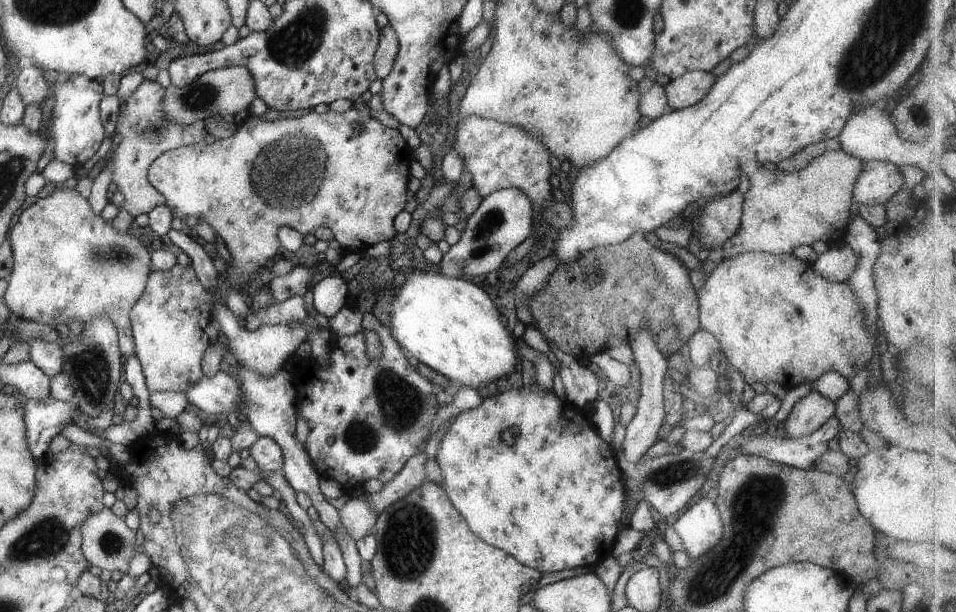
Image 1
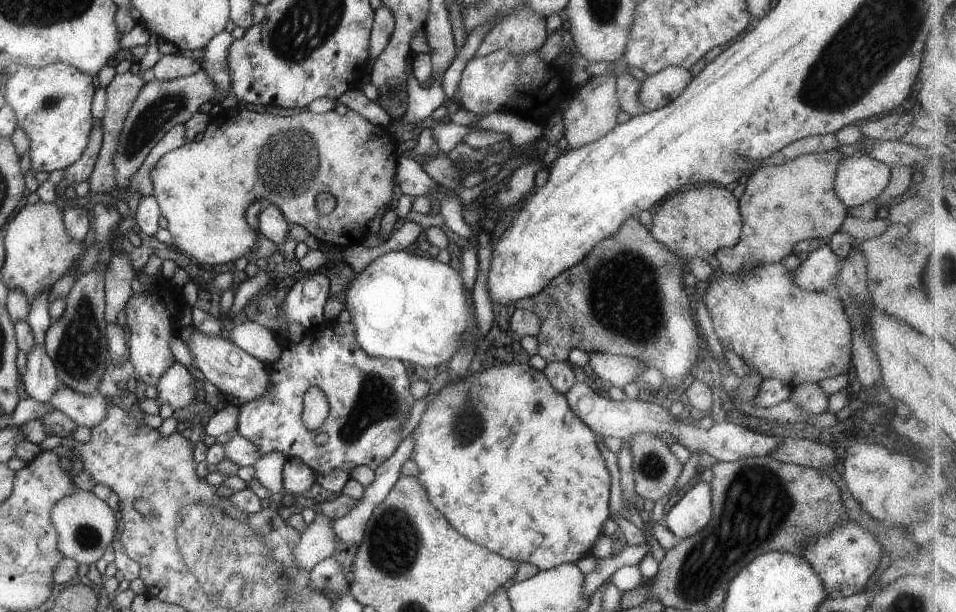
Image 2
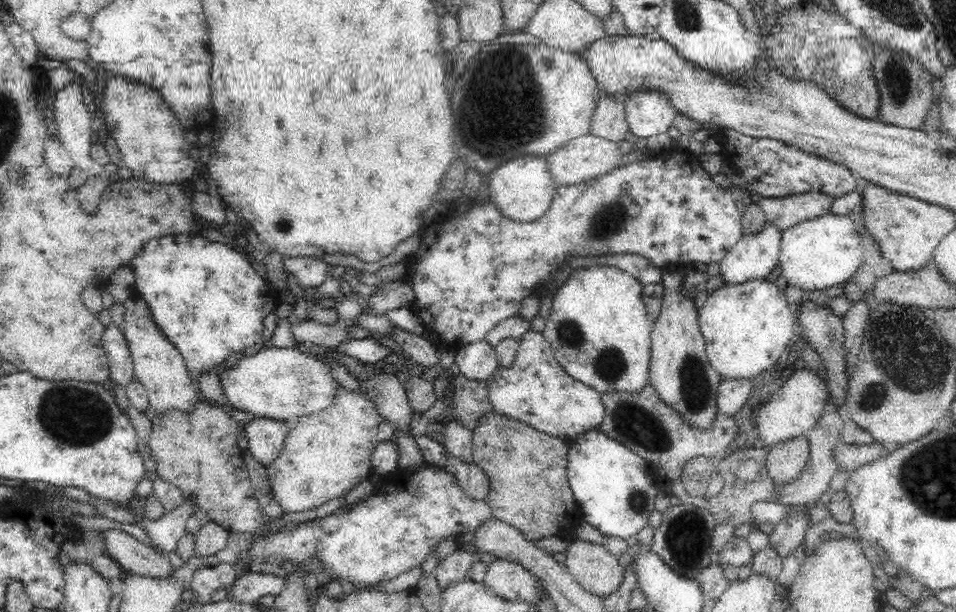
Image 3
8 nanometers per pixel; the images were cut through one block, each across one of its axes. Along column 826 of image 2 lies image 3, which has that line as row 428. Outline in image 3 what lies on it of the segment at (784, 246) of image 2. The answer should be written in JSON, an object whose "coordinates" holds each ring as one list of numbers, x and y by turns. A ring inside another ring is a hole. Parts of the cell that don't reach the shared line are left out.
{"coordinates":[[200,402,191,413,166,411,163,415,156,415,151,408,146,413,151,422,147,444,156,460,157,473,162,480,178,486,185,499,194,498,198,509,204,510,210,521,219,524,229,533,254,532,262,526,267,518,254,496,255,491,251,488,249,472,243,460,244,453,236,442,236,439,242,436,242,431,228,410]]}

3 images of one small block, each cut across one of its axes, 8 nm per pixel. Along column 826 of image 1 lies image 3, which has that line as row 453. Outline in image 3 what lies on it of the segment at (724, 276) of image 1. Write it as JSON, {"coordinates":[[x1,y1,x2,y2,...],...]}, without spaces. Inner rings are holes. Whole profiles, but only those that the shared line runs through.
{"coordinates":[[342,385,337,388,337,395,333,403,321,413,301,416,298,426,289,430,280,456,267,467,268,478,274,493,275,501,285,513,304,512,314,510,322,504,350,493,371,473,371,457,374,448,381,442,377,438,378,426,381,416,370,398,363,397,344,389]]}

